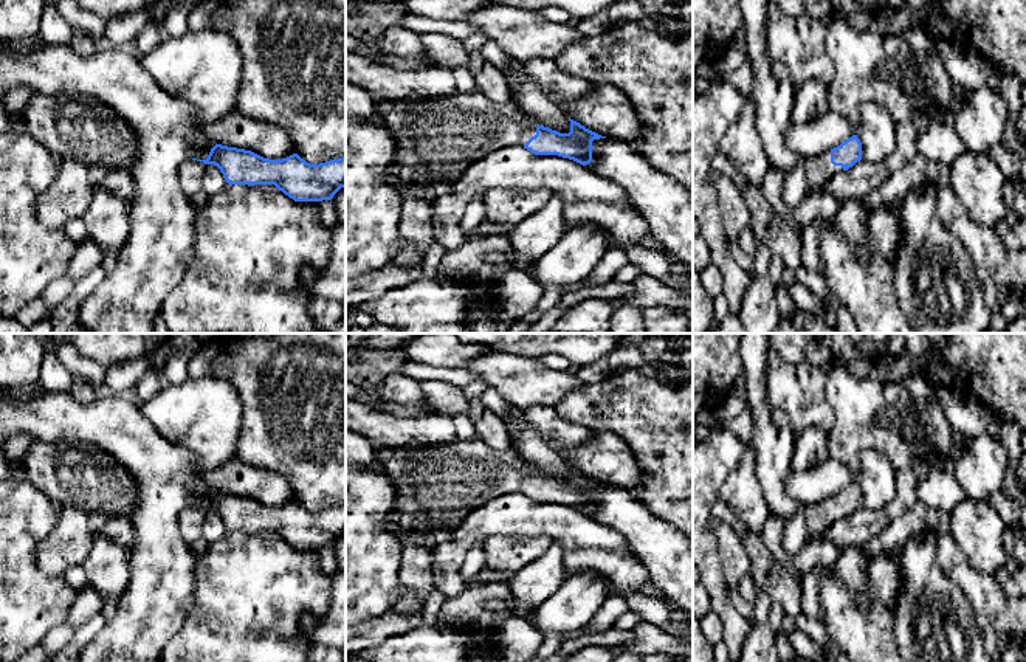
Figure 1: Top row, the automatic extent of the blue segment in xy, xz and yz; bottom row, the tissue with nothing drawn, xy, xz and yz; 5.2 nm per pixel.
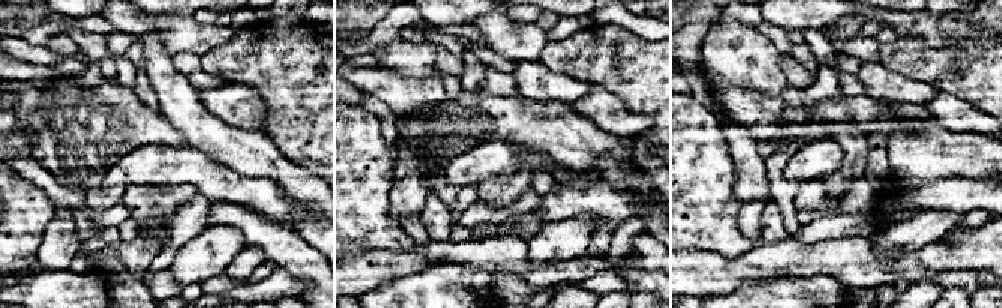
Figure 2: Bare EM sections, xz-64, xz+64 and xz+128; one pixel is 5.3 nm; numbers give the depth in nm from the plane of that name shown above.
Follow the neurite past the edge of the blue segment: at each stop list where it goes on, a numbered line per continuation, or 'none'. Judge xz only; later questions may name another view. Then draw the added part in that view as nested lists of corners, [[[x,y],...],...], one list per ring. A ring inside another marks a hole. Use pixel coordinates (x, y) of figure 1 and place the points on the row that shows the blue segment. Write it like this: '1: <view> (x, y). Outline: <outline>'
1: xz (436, 140). Outline: [[[477,88],[471,93],[456,90],[434,99],[387,101],[386,109],[375,112],[374,119],[384,122],[394,135],[395,164],[401,177],[428,191],[454,184],[471,163],[496,149],[524,147],[538,127],[538,121],[525,116],[513,99],[505,104],[494,102]]]

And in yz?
1: yz (819, 169). Outline: [[[831,150],[806,158],[804,172],[809,186],[825,186],[835,174],[843,172],[842,166],[831,163]]]

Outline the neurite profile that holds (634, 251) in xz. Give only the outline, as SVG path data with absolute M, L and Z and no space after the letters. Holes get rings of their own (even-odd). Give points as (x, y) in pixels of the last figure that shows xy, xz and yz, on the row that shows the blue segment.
M639 240L625 245L629 264L637 265L642 274L651 276L662 284L676 288L688 288L693 281L690 278L676 278L671 271L671 259L663 250L645 250Z

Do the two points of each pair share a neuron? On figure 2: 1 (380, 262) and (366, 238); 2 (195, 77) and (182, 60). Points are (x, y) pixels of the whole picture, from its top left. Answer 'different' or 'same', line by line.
1: different
2: same

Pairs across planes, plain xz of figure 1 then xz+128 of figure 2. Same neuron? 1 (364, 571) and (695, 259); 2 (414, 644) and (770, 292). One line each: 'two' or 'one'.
1: two
2: one

